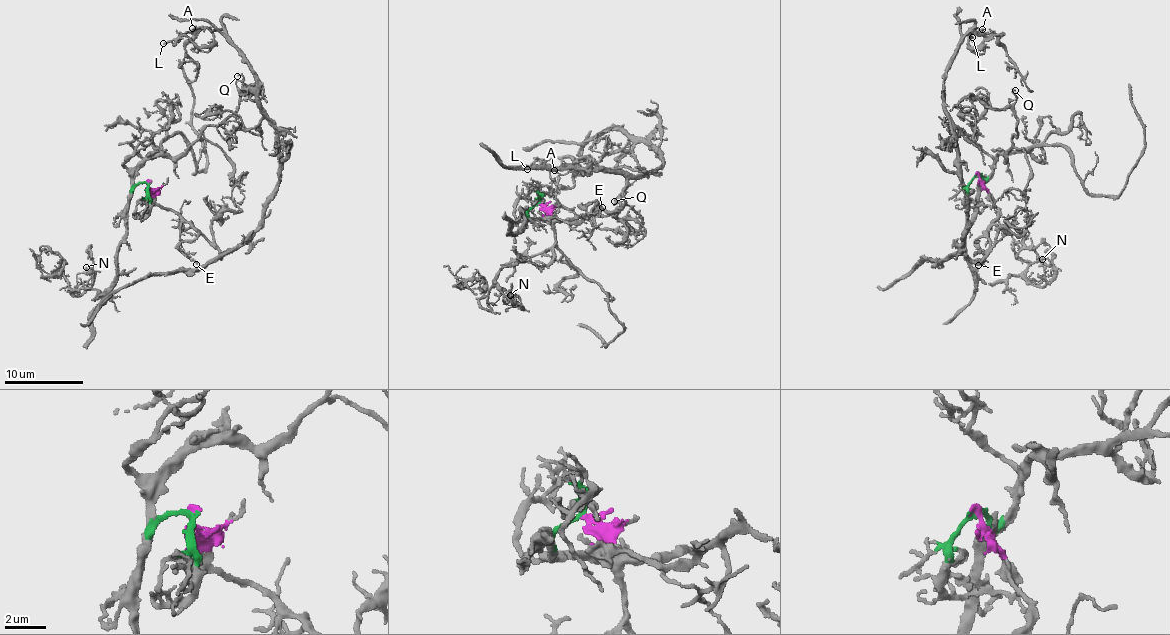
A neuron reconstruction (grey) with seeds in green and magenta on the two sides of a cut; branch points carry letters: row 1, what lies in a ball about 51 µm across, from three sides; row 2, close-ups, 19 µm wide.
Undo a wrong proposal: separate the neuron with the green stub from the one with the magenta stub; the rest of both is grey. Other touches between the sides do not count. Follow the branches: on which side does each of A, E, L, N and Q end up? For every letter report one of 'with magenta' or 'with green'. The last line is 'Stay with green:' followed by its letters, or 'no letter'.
A: with magenta
E: with magenta
L: with magenta
N: with green
Q: with green
Stay with green: N, Q

